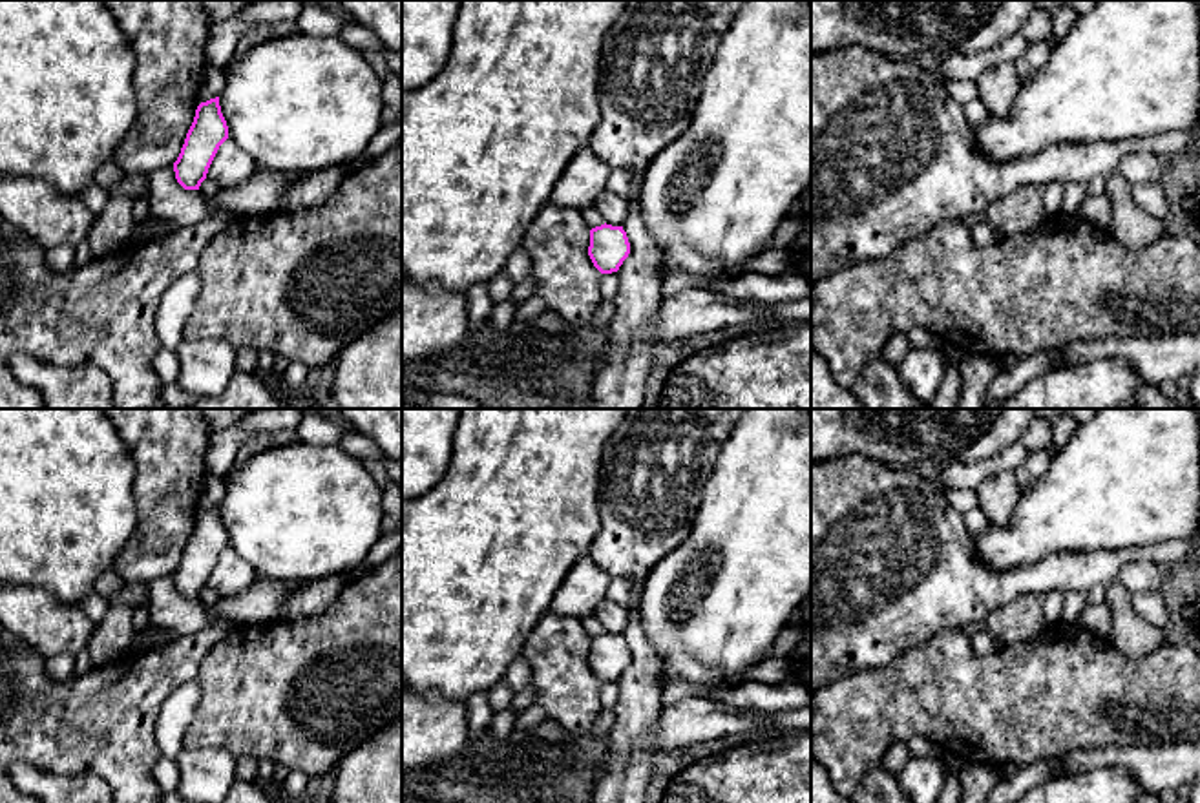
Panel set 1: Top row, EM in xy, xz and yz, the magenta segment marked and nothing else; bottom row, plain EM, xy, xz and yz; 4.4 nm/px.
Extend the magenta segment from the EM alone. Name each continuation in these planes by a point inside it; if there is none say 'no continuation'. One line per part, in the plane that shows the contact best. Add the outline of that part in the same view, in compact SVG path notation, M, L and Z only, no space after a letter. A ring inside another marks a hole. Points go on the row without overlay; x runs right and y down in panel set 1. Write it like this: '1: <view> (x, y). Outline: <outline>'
no continuation

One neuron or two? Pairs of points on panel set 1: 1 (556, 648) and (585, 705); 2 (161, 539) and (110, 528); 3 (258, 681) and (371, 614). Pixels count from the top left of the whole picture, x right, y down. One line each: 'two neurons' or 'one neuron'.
1: one neuron
2: two neurons
3: one neuron

